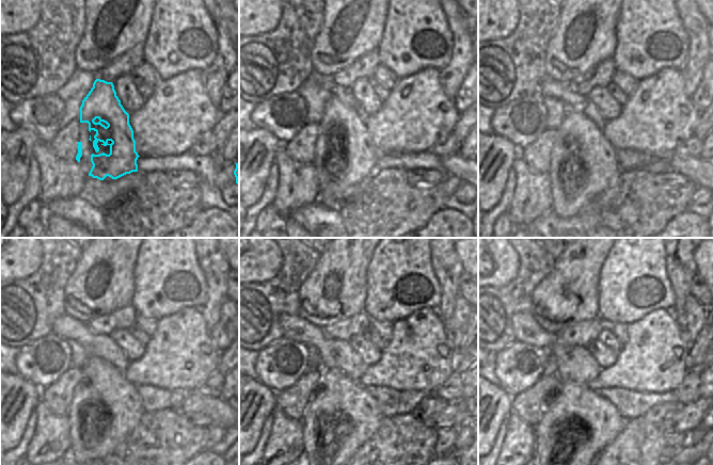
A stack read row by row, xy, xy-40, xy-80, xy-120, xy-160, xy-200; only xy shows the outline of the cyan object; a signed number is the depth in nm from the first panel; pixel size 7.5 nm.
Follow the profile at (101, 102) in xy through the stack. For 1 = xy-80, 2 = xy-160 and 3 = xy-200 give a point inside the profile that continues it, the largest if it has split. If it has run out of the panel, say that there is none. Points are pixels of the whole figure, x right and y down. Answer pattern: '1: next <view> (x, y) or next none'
1: next xy-80 (590, 155)
2: next xy-160 (337, 397)
3: next xy-200 (577, 404)

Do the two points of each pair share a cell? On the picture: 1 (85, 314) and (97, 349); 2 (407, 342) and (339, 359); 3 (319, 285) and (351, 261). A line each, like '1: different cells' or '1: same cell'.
1: different cells
2: different cells
3: same cell

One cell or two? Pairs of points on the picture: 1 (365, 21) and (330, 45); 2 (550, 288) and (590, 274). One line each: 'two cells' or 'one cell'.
1: one cell
2: one cell

